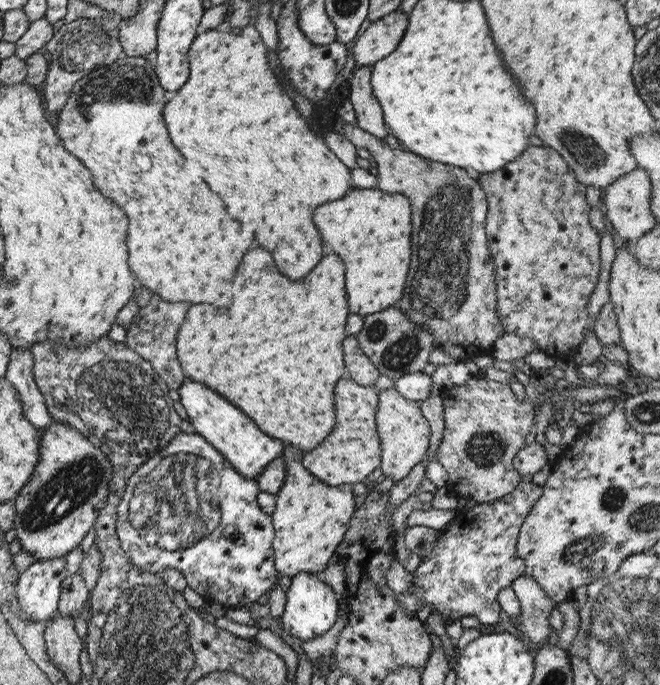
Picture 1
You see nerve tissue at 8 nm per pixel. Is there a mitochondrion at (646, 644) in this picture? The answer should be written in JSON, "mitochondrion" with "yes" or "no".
{"mitochondrion":"yes"}

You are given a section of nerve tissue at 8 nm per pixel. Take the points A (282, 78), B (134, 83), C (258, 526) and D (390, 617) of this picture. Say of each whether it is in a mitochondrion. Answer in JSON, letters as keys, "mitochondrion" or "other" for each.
{"A":"other","B":"mitochondrion","C":"other","D":"other"}

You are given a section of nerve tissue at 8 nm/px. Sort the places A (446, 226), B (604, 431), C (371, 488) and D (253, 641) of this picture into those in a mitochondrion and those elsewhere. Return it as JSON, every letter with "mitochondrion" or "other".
{"A":"mitochondrion","B":"other","C":"other","D":"other"}

